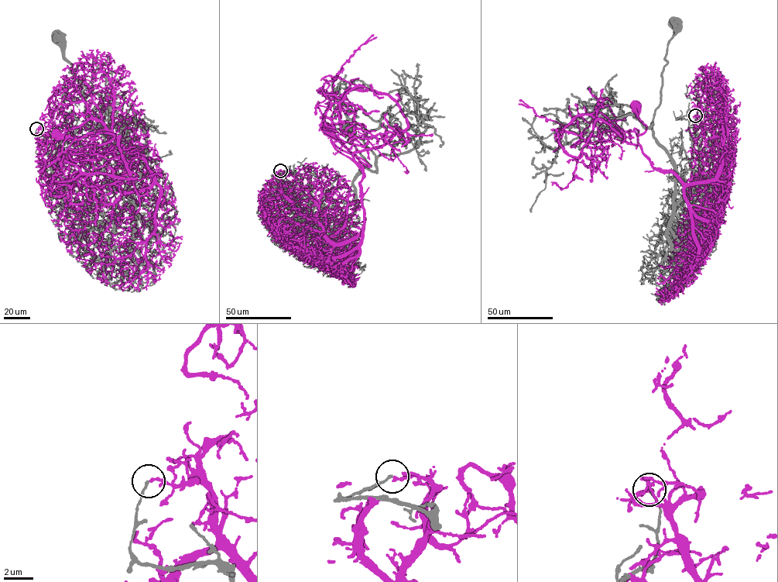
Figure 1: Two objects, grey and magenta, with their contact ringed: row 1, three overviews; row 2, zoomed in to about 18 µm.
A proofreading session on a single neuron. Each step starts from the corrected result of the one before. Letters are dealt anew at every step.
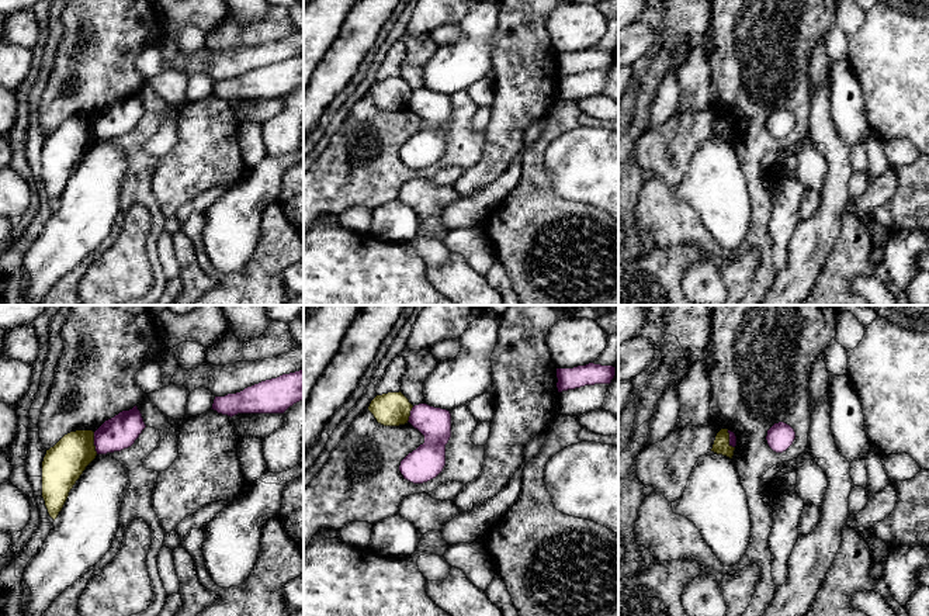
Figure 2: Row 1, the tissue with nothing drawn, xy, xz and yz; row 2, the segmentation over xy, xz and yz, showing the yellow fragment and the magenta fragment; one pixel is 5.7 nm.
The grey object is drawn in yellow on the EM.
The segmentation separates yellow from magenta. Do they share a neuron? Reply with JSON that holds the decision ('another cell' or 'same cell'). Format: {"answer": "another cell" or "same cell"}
{"answer": "another cell"}

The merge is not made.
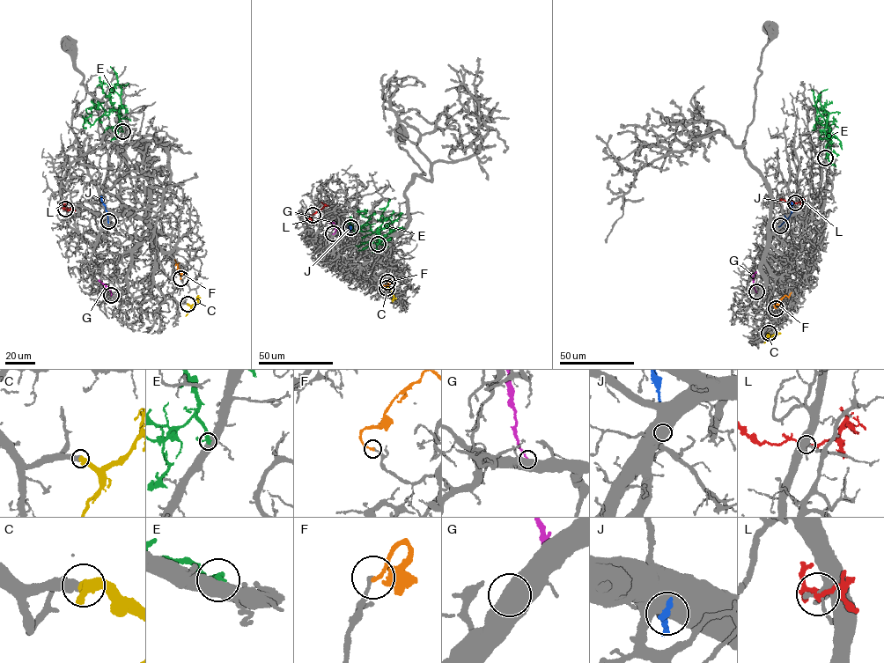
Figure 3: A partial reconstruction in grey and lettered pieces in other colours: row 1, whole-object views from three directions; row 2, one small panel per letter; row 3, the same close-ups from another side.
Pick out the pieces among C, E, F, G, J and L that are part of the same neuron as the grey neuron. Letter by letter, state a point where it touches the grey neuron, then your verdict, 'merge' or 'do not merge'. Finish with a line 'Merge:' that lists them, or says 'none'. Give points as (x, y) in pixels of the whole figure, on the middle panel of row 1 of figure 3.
C: (386, 288) | merge
E: (378, 244) | do not merge
F: (387, 282) | do not merge
G: (333, 233) | do not merge
J: (350, 227) | do not merge
L: (313, 215) | do not merge
Merge: C

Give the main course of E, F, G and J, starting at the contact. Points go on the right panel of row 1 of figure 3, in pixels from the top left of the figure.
E: (825, 158), (828, 123), (820, 123), (821, 121), (812, 130)
F: (776, 308), (774, 305), (791, 292)
G: (756, 291), (753, 277), (756, 272)
J: (780, 225), (790, 216), (791, 202)

